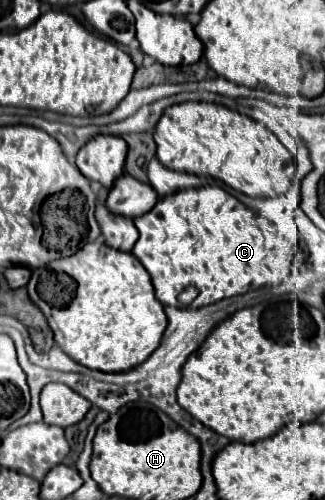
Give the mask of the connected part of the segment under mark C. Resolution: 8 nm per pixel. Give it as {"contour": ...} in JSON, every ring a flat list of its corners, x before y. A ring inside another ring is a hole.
{"contour":[[219,186,169,194,151,212,135,218,135,226,139,240,131,252,151,274,155,296,165,306,181,306,177,294,187,286,199,290,191,308,201,308,265,284,281,284,290,275,293,259,302,262,297,267,304,267,306,256,299,247,299,228,294,238,298,242,287,242,273,222,249,210]]}

